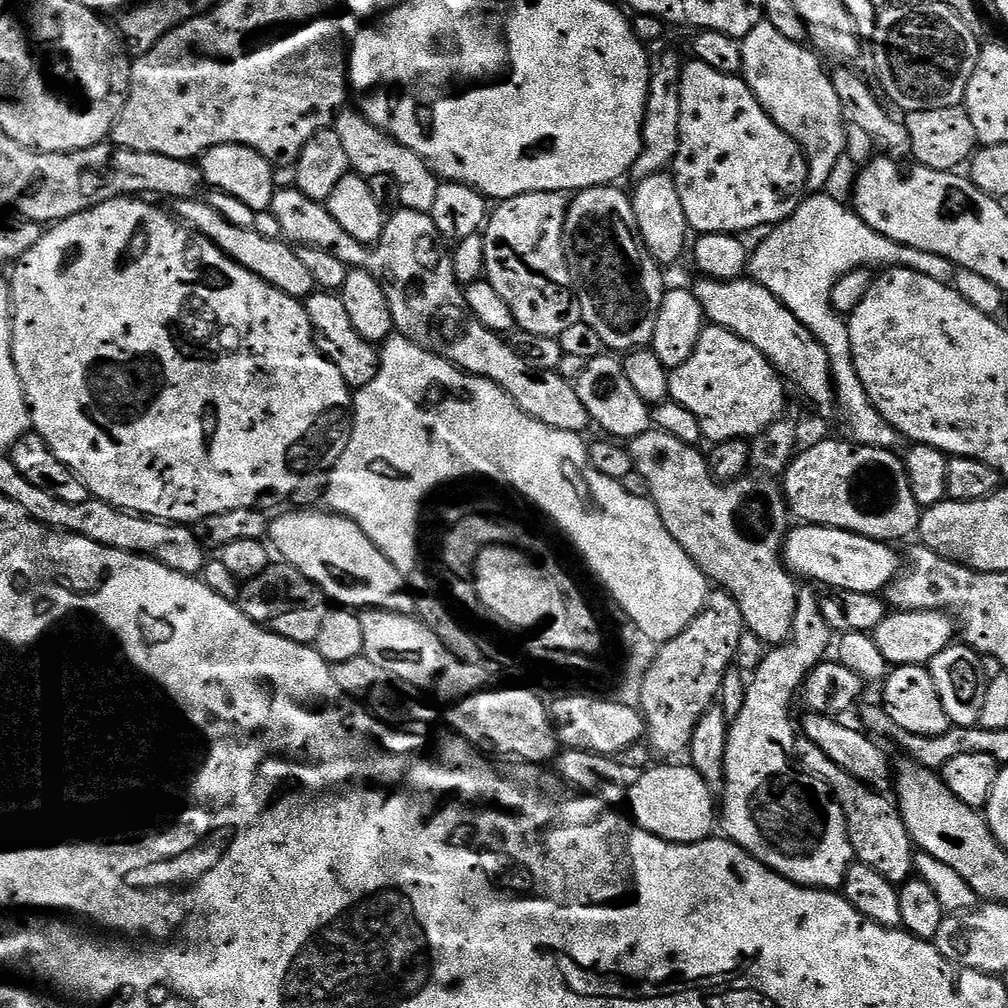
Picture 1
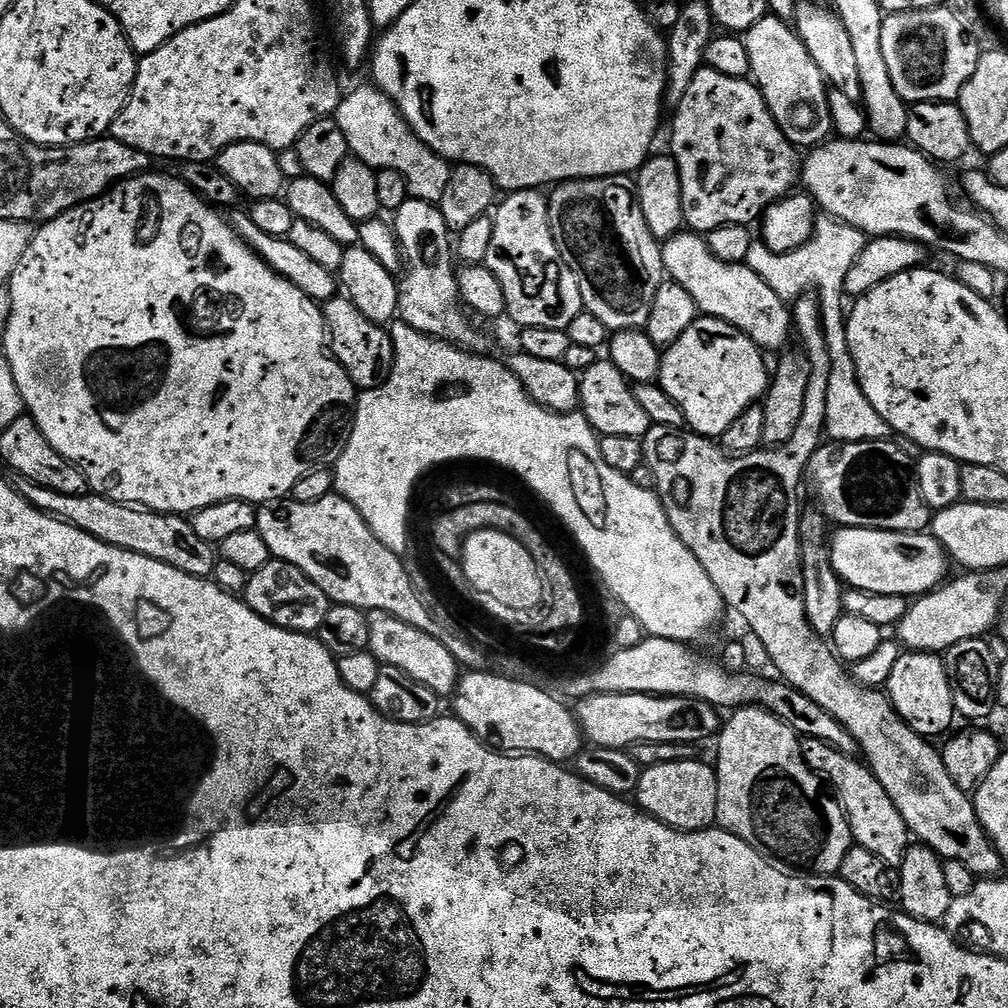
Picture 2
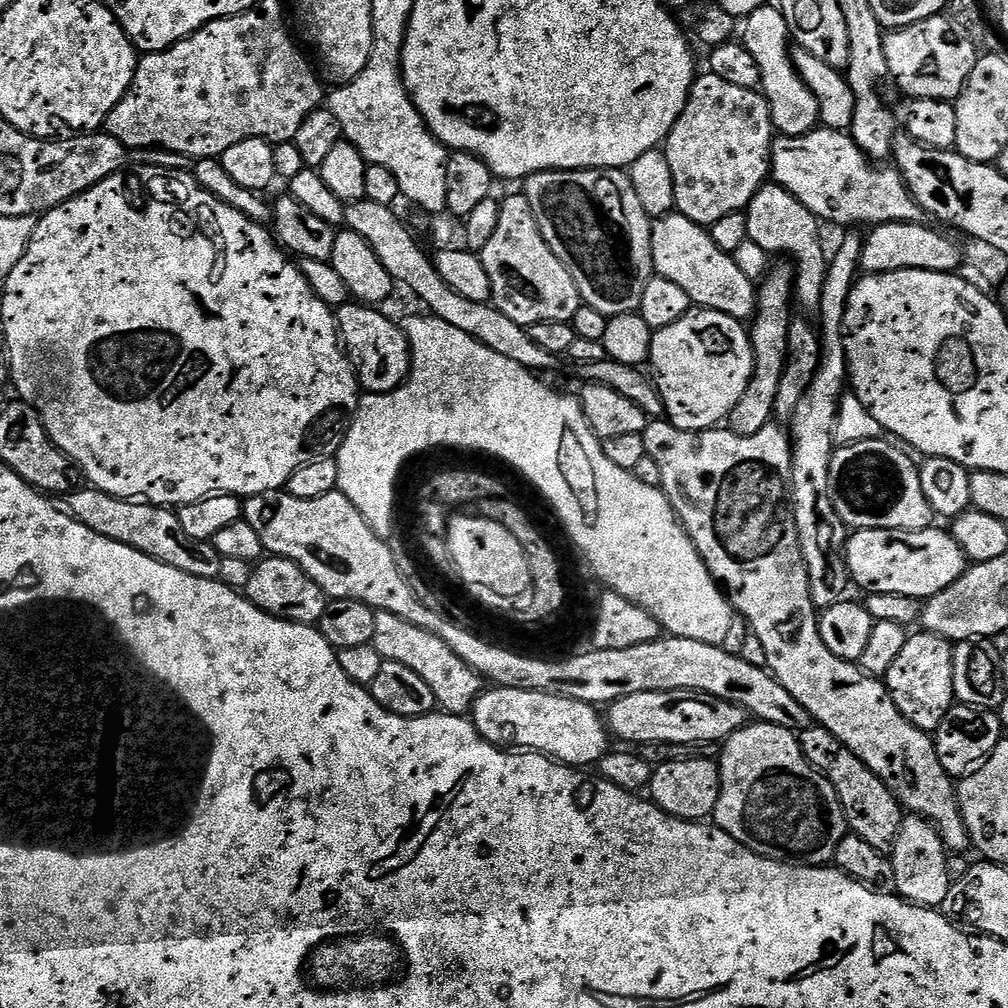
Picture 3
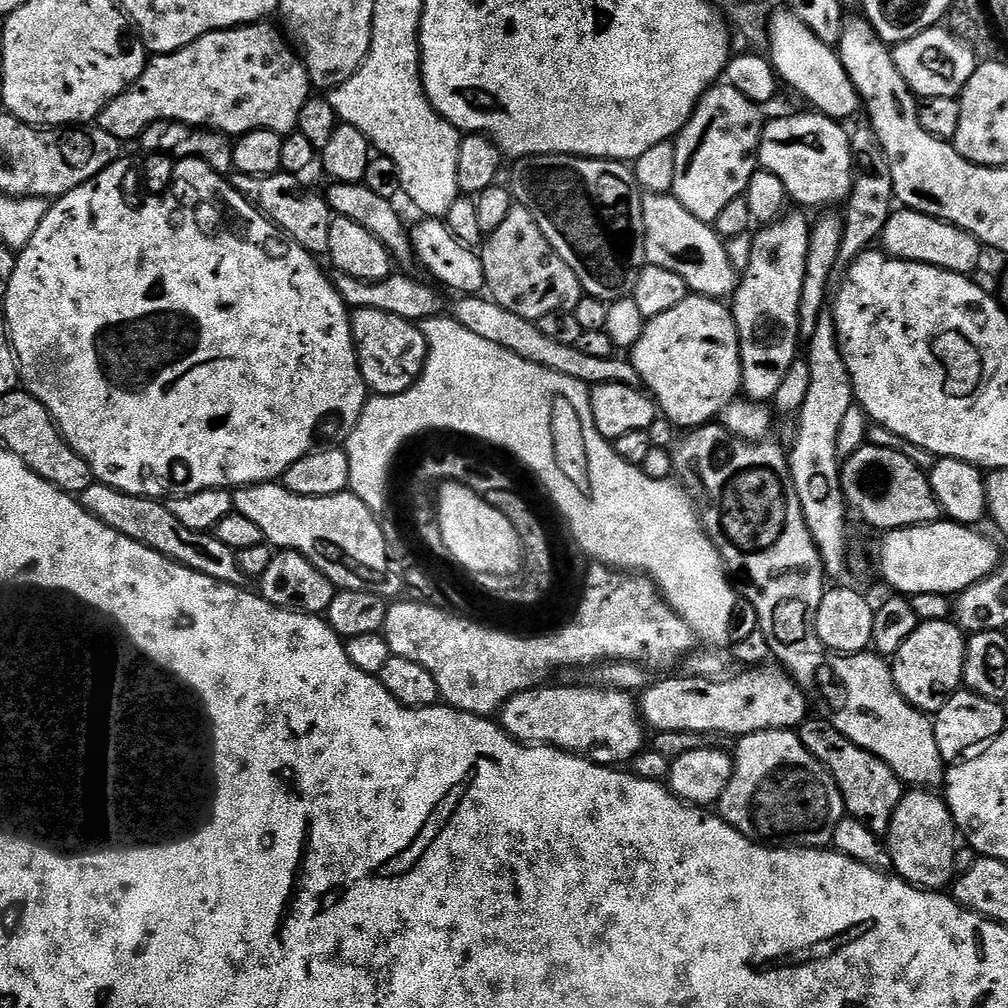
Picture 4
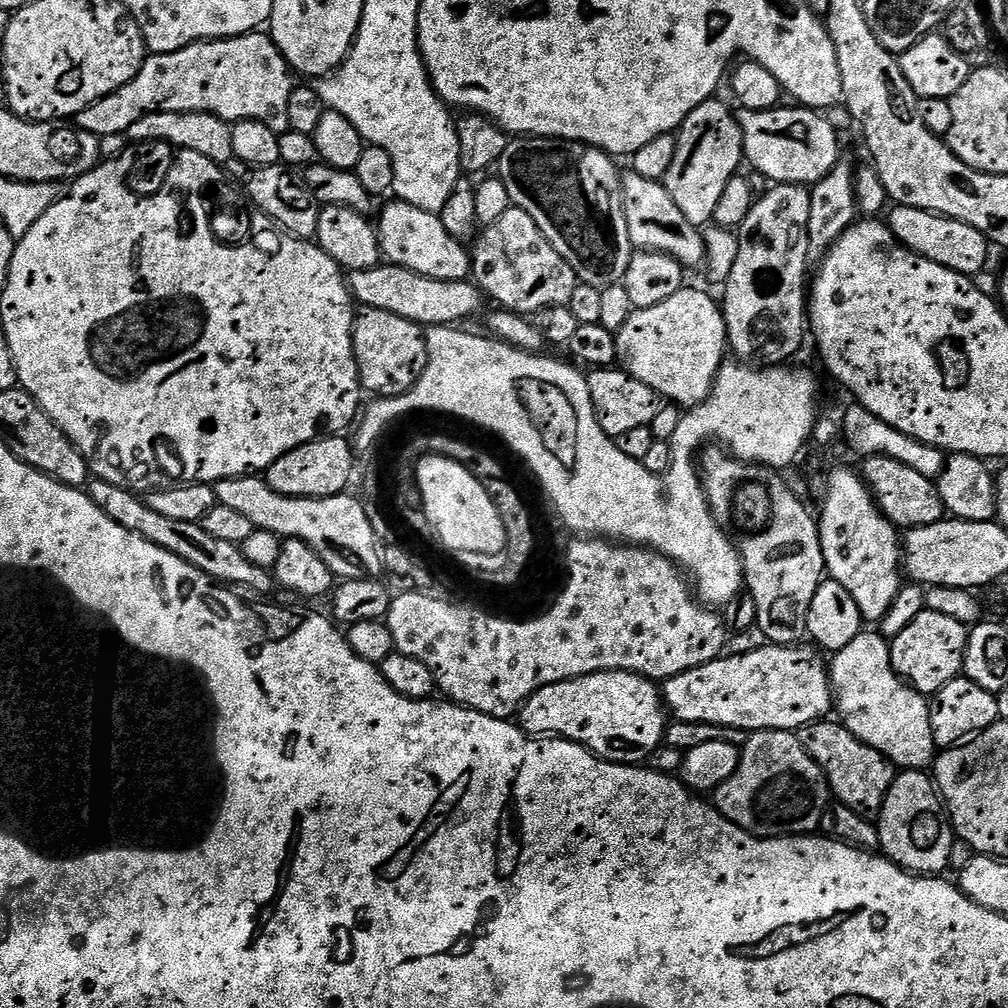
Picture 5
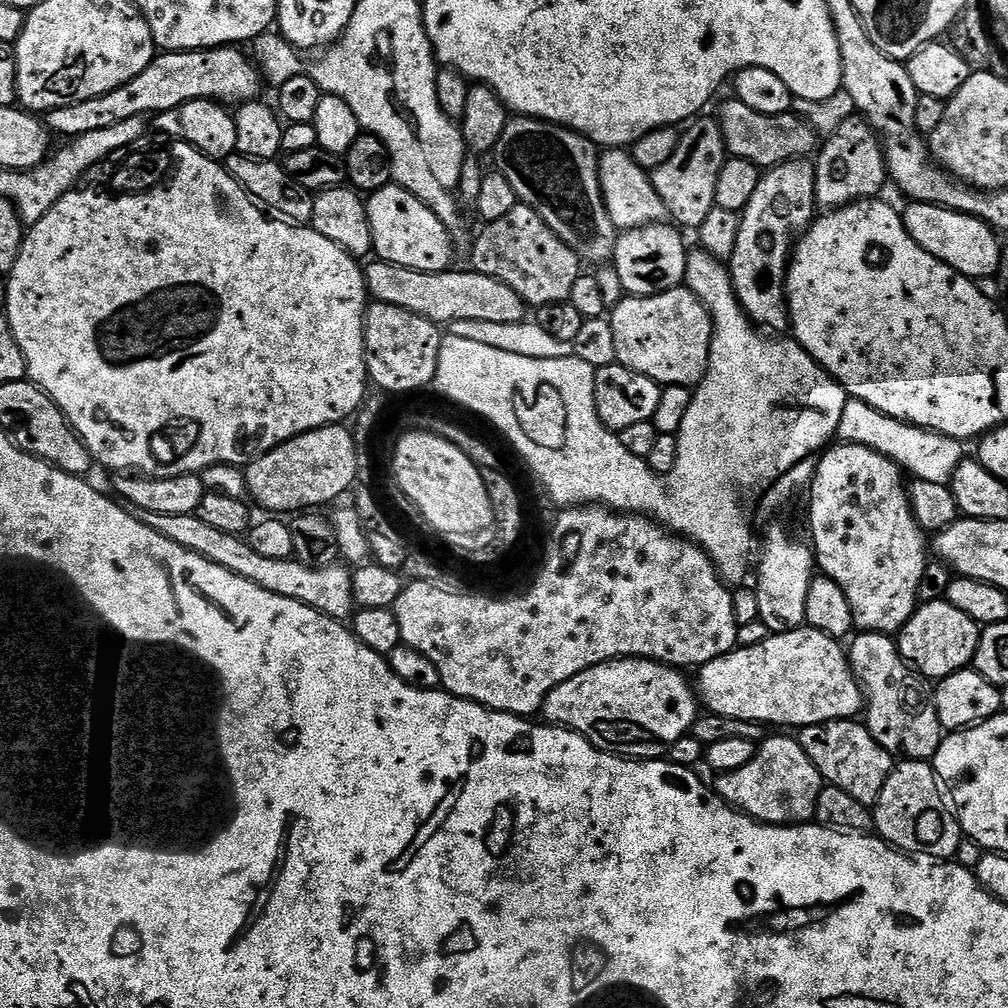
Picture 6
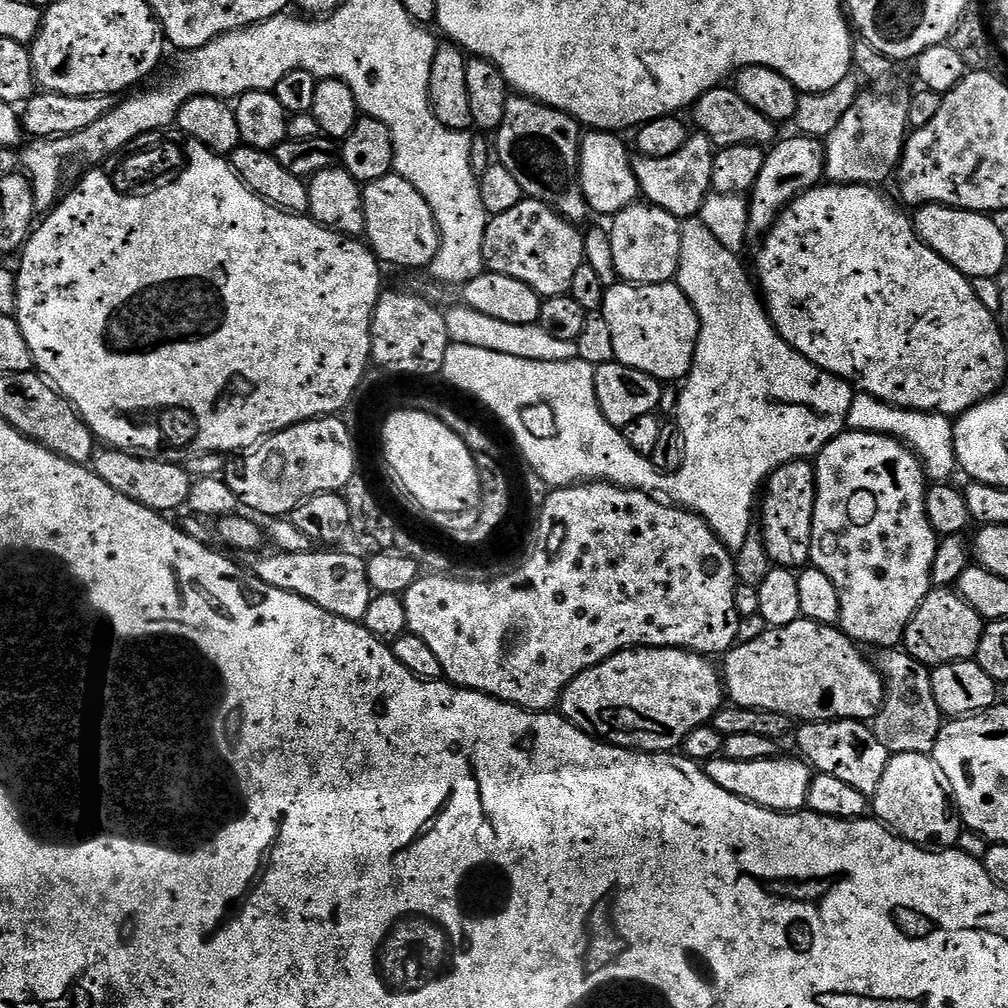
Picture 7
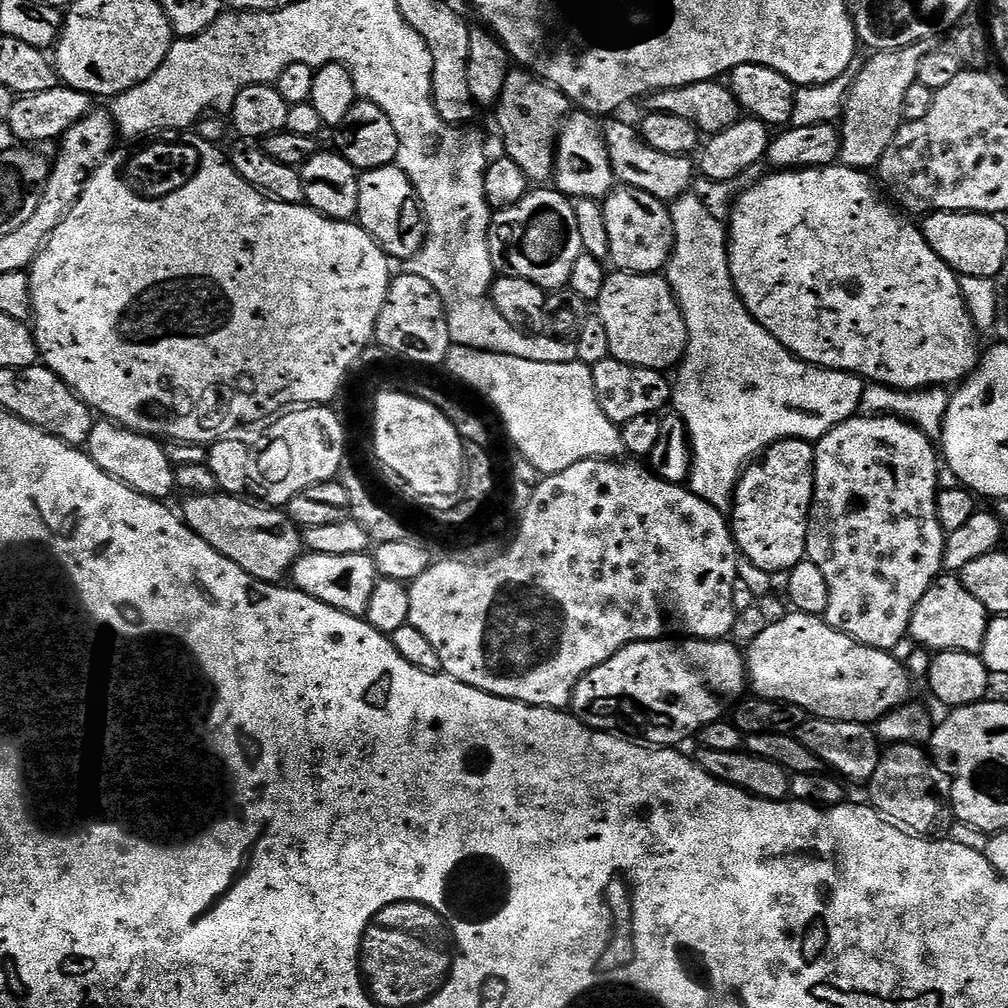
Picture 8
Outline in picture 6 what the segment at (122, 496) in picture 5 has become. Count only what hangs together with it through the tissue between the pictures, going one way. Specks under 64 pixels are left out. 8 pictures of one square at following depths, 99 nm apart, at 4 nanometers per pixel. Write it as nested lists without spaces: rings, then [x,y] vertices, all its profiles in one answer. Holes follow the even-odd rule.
[[[140,512],[139,517],[143,524],[150,526],[158,534],[178,542],[178,546],[182,546],[218,566],[226,566],[226,570],[262,586],[262,590],[270,590],[270,594],[282,594],[282,598],[294,598],[294,602],[302,602],[341,622],[351,621],[357,611],[353,569],[347,563],[337,562],[330,566],[311,568],[295,558],[291,560],[266,558],[263,554],[250,550],[247,539],[243,535],[226,534],[226,530],[217,530],[216,527],[209,526],[195,514],[187,516],[186,514]]]

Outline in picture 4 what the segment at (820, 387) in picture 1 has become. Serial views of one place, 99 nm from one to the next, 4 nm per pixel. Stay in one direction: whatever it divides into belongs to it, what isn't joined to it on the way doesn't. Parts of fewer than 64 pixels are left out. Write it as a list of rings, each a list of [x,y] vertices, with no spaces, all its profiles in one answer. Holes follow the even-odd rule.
[[[663,192],[645,195],[640,202],[640,234],[644,241],[644,259],[648,264],[658,266],[662,270],[670,270],[670,274],[678,274],[682,282],[686,282],[689,293],[697,296],[728,298],[736,291],[738,269],[730,262],[725,241],[720,239],[712,224],[702,222],[682,206],[676,197]]]

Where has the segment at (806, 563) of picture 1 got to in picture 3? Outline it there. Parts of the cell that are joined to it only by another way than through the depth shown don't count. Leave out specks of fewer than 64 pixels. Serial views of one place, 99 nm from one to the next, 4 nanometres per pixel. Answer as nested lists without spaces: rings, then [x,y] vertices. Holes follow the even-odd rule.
[[[939,526],[926,530],[886,530],[885,528],[861,528],[853,531],[848,538],[848,546],[844,550],[844,558],[848,562],[848,575],[851,583],[865,588],[865,593],[871,594],[906,594],[915,600],[924,602],[928,597],[936,596],[946,586],[950,586],[964,573],[966,557],[951,531],[944,532]]]

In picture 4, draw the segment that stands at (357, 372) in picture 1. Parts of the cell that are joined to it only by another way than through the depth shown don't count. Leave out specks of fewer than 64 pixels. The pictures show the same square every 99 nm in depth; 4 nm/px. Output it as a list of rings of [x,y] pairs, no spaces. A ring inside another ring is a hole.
[[[357,308],[351,317],[356,361],[369,393],[393,396],[405,392],[420,377],[428,356],[428,343],[419,327],[411,320],[398,318],[398,314],[386,314],[386,310]]]

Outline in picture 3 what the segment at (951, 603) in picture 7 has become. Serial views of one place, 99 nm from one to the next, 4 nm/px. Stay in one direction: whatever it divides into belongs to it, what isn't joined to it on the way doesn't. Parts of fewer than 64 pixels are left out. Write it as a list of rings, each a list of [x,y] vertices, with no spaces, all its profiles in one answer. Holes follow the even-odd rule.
[[[916,631],[909,635],[906,646],[902,646],[894,666],[890,666],[886,683],[890,698],[894,698],[894,706],[902,710],[905,718],[914,726],[918,726],[918,730],[935,734],[938,726],[942,726],[942,718],[946,718],[953,704],[957,703],[952,657],[954,644],[953,641],[933,632]]]

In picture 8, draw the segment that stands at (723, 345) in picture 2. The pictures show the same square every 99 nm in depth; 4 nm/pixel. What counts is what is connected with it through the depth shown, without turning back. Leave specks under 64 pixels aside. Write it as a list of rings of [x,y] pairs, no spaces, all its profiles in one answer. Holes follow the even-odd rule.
[[[609,271],[606,286],[602,286],[598,307],[600,307],[598,314],[602,318],[602,326],[606,326],[606,335],[610,338],[611,359],[630,366],[649,368],[655,372],[663,373],[675,369],[683,360],[684,351],[688,348],[686,322],[682,318],[680,303],[677,302],[675,294],[672,293],[672,287],[668,285],[668,281],[663,275],[646,272]]]

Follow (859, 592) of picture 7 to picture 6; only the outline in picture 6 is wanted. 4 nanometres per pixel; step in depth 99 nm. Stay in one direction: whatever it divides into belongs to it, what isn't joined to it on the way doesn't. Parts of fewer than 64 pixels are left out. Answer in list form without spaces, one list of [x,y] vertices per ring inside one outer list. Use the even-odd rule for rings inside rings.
[[[836,442],[819,457],[810,495],[810,544],[816,563],[823,575],[842,586],[842,594],[846,594],[846,602],[850,602],[853,625],[860,632],[899,633],[918,607],[918,586],[930,563],[930,544],[924,541],[926,533],[912,513],[906,476],[900,465],[866,446]]]

